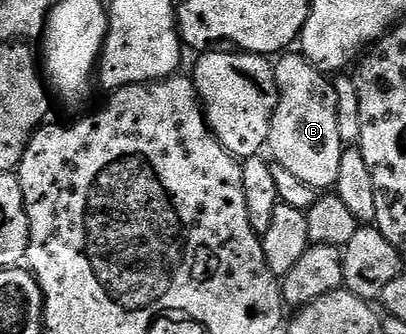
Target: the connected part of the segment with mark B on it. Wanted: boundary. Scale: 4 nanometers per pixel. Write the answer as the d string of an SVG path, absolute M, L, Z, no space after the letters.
M285 53L276 60L273 72L277 82L277 108L269 130L268 150L273 150L276 163L293 173L299 181L316 189L333 189L339 177L339 165L343 144L339 137L338 118L336 116L336 86L329 84L330 76L320 71L313 63L308 63L300 53Z

